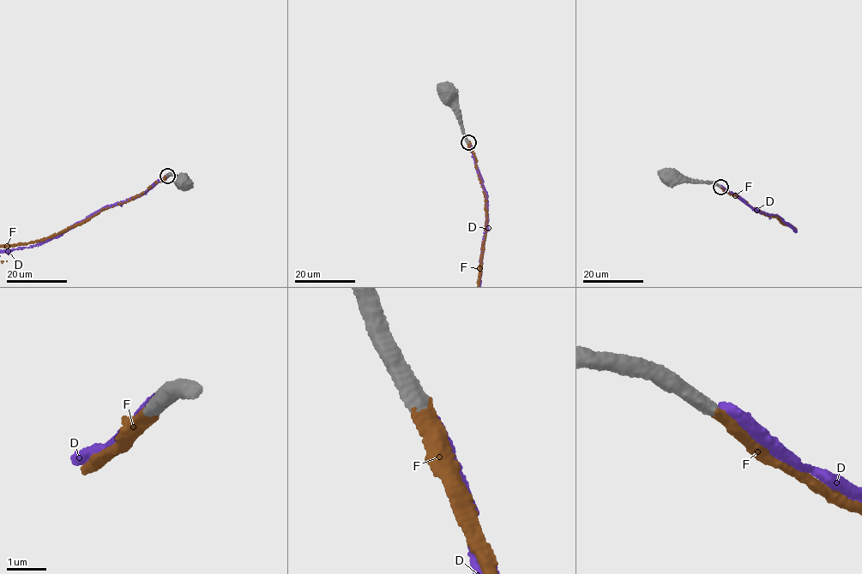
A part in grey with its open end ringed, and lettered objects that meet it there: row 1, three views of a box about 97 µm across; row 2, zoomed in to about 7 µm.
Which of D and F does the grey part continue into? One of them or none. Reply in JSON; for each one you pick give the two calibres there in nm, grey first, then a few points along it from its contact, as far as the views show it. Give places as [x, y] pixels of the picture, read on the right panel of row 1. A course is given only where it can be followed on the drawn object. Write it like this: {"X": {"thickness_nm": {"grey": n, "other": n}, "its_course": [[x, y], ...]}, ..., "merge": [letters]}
{"F": {"thickness_nm": {"grey": 460, "other": 380}}, "merge": ["F"]}

